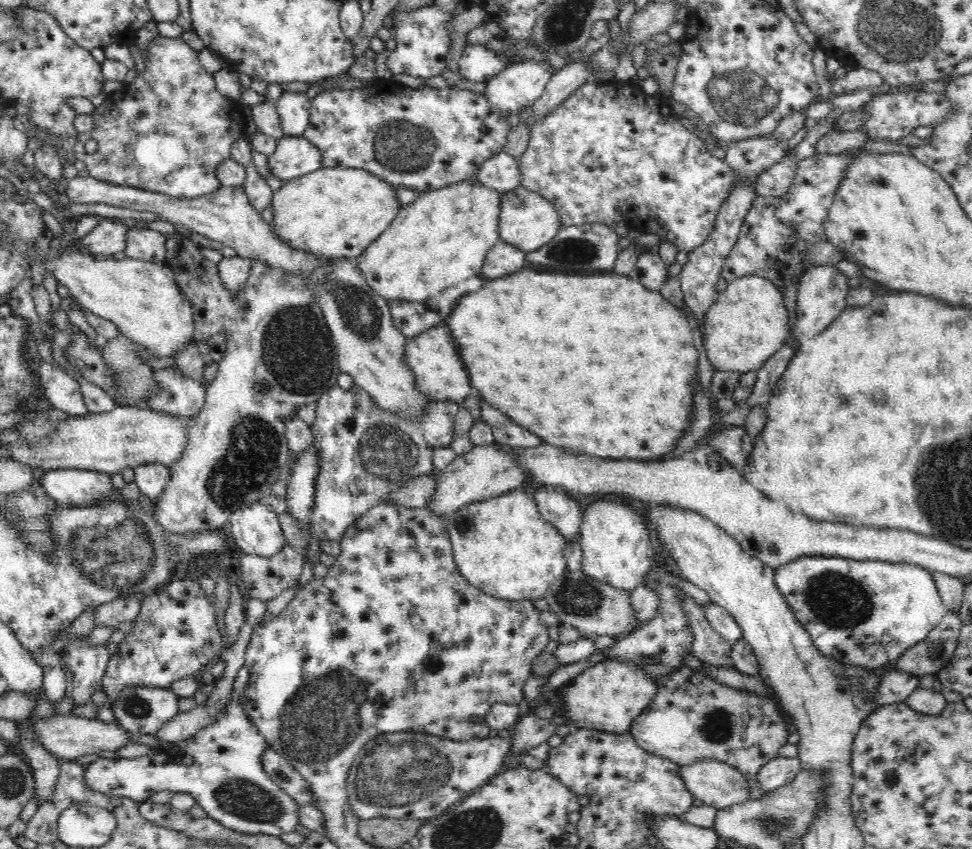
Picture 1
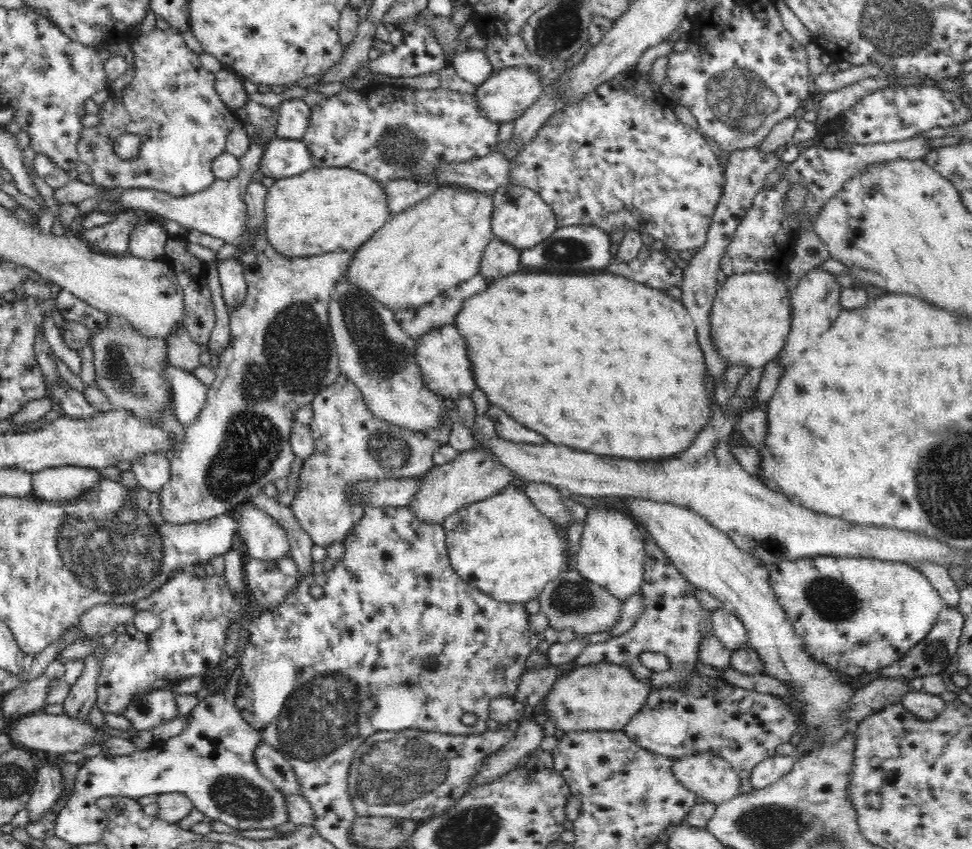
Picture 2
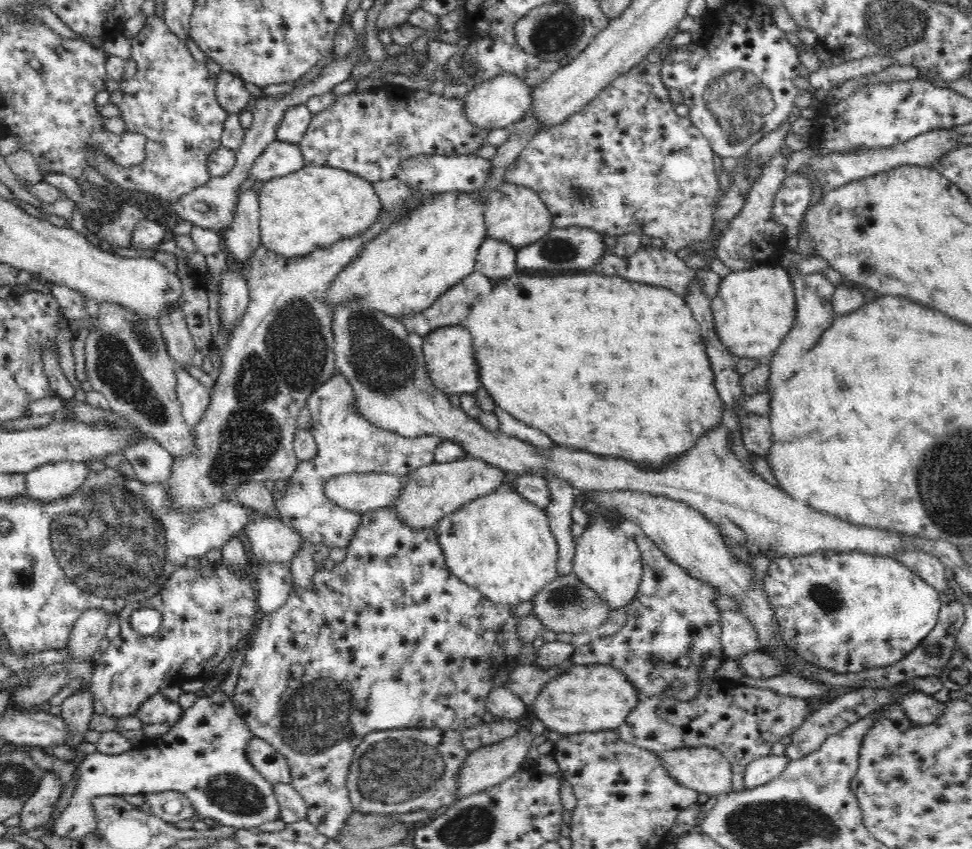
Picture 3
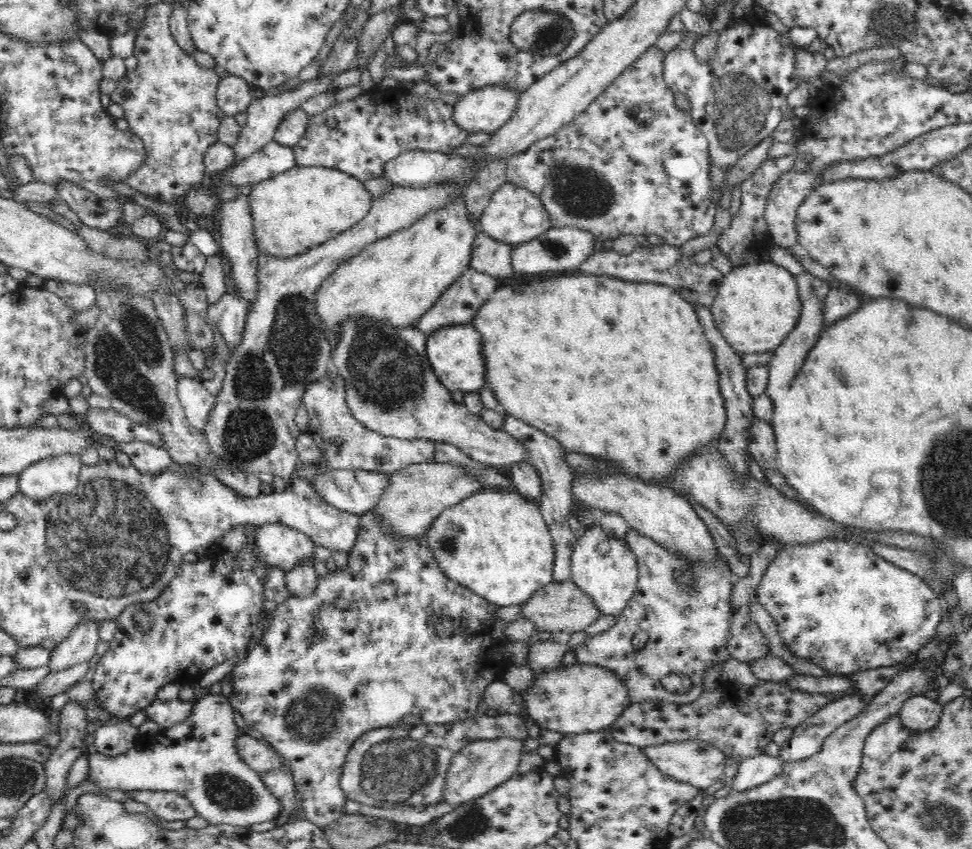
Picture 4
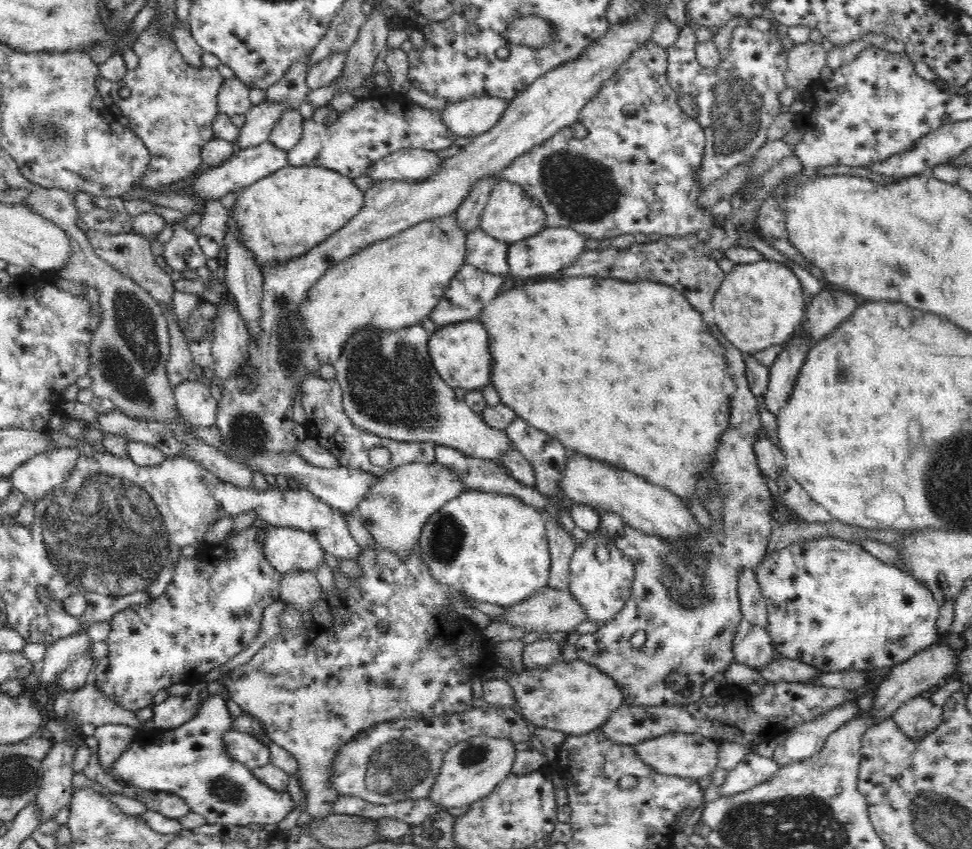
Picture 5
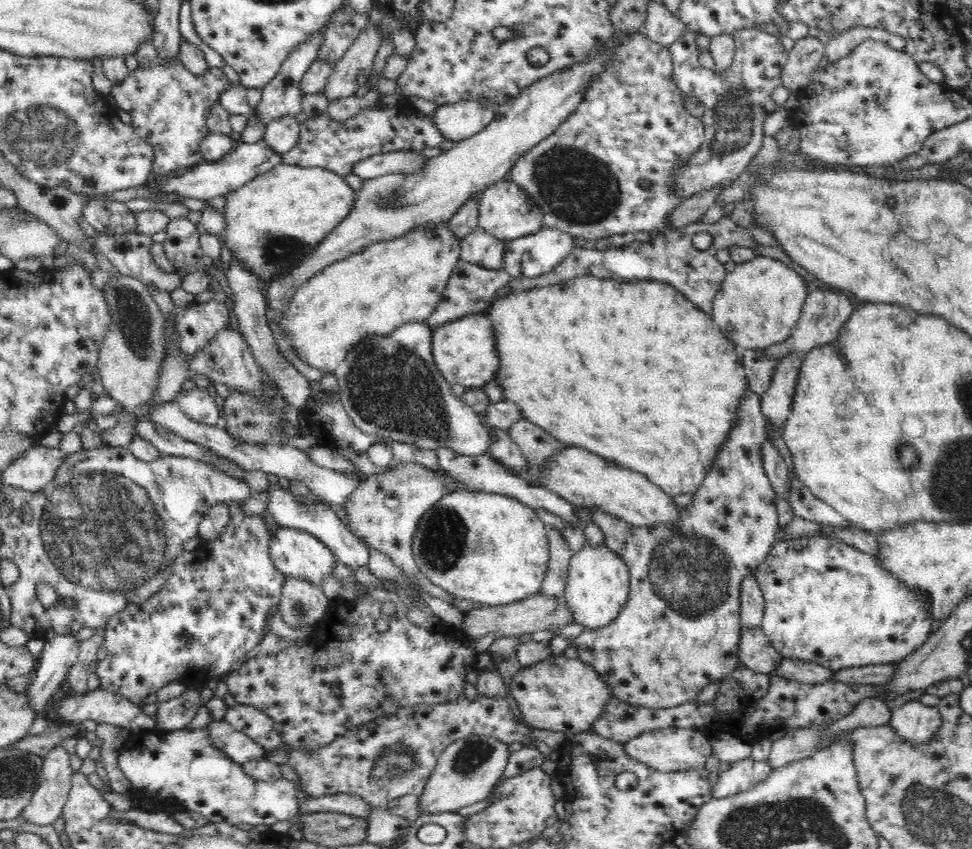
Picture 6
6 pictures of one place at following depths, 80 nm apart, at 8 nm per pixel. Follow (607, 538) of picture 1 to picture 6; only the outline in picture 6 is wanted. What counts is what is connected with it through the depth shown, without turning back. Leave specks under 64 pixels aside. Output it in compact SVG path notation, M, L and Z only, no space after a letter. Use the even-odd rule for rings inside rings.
M586 541L583 548L573 554L567 572L565 603L573 618L586 631L608 626L618 618L629 597L629 572L618 555L608 551L603 543L592 547Z

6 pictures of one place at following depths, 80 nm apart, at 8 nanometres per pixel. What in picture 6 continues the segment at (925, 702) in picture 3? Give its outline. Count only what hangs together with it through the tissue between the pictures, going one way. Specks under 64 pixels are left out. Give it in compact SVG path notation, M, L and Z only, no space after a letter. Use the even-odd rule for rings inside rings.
M908 701L892 710L889 725L897 735L912 744L928 742L941 727L941 714L937 707Z

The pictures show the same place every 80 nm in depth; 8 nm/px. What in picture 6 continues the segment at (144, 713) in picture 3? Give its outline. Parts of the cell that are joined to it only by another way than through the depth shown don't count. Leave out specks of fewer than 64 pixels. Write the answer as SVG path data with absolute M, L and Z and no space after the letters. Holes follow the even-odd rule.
M189 688L177 698L160 703L156 713L157 731L167 732L185 728L203 705L200 691Z

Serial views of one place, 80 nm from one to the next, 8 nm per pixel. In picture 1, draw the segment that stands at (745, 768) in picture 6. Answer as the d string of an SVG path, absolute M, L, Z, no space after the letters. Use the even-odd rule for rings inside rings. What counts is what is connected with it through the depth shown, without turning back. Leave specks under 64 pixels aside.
M774 757L766 761L758 769L755 782L762 791L770 791L786 784L801 768L801 762L796 758Z

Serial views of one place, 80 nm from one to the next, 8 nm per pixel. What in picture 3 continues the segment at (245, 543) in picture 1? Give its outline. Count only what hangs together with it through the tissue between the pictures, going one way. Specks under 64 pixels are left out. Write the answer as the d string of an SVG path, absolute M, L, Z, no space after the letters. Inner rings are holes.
M260 518L244 530L259 562L292 564L297 553L305 550L305 538L278 520Z

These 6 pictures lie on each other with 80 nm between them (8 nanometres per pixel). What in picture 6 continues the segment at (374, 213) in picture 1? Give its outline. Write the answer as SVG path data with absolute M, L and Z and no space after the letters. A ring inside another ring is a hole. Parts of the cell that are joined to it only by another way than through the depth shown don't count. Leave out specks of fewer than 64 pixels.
M275 164L270 170L246 181L240 188L224 195L226 206L221 210L224 220L222 242L230 249L233 260L251 272L262 286L269 286L287 271L297 267L314 252L320 240L326 238L352 208L355 191L338 173L322 167L302 168L298 165Z

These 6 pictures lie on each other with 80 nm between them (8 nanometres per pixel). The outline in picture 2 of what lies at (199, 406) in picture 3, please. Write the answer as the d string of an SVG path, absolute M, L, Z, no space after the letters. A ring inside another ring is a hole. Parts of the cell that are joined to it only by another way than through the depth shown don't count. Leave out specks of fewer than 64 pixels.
M174 365L166 368L166 374L172 381L172 399L176 406L176 415L182 425L190 427L195 424L202 408L206 406L208 383Z

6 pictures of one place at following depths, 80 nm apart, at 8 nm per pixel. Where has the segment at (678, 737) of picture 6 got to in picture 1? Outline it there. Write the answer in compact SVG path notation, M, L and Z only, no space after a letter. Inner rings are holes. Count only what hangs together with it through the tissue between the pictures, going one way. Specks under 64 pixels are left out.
M704 757L679 765L678 772L694 798L716 810L750 798L743 774L728 763Z

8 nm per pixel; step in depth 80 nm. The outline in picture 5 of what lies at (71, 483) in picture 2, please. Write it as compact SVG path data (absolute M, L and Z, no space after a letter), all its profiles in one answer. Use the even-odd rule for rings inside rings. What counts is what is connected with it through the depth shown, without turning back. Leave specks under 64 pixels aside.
M76 448L46 450L34 454L6 478L13 488L23 493L26 500L40 502L48 492L62 486L66 476L74 470L78 456Z

